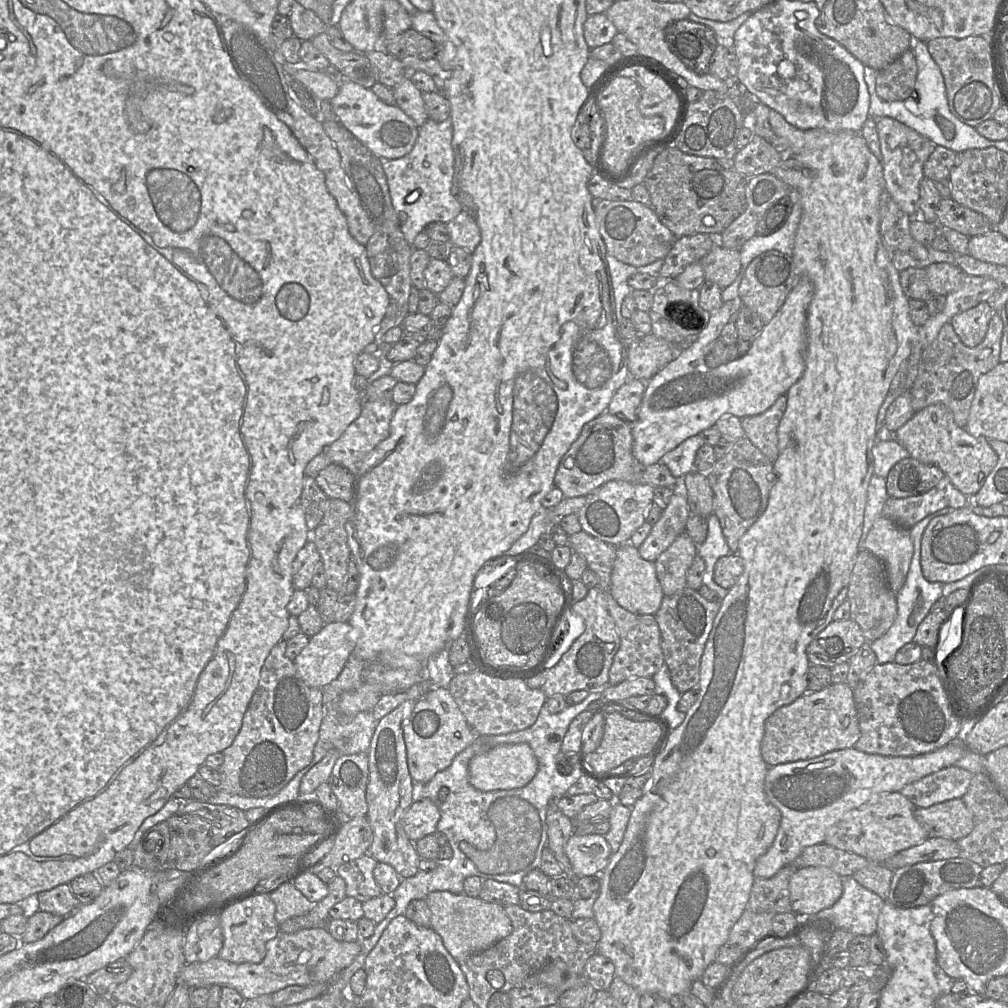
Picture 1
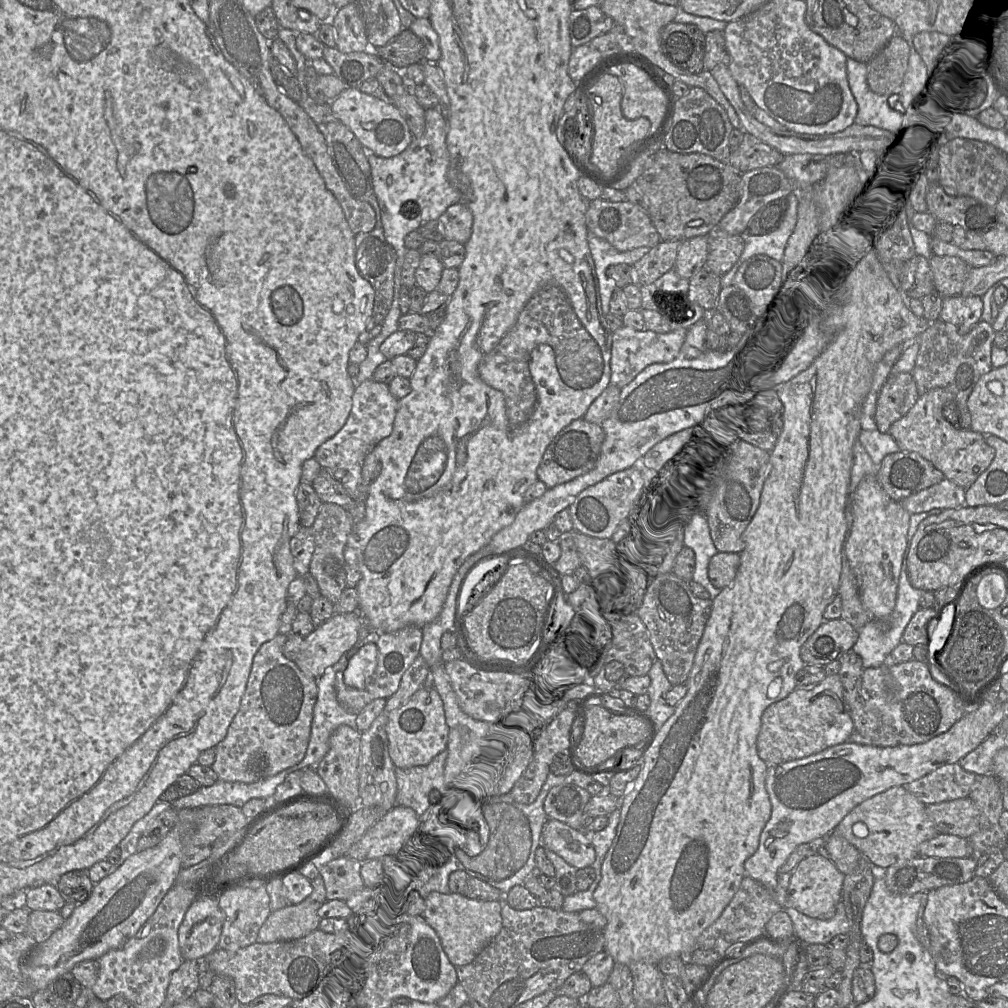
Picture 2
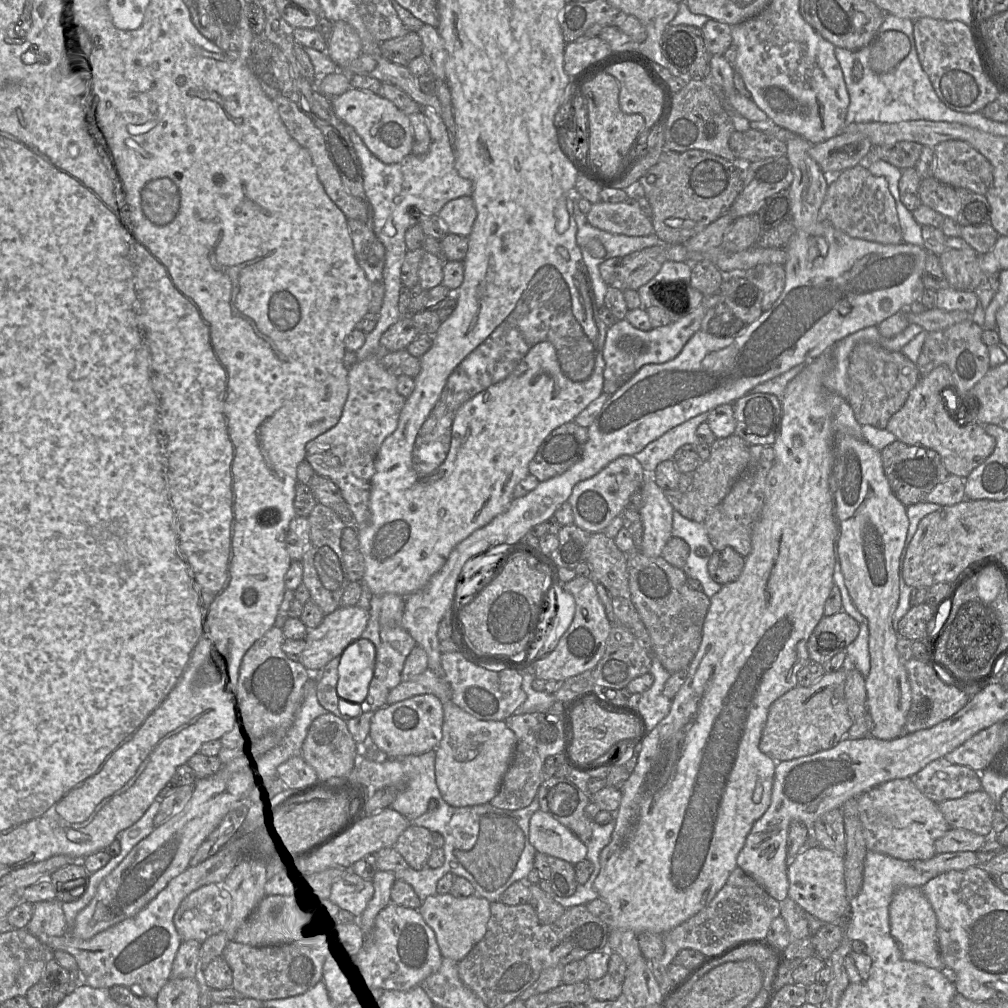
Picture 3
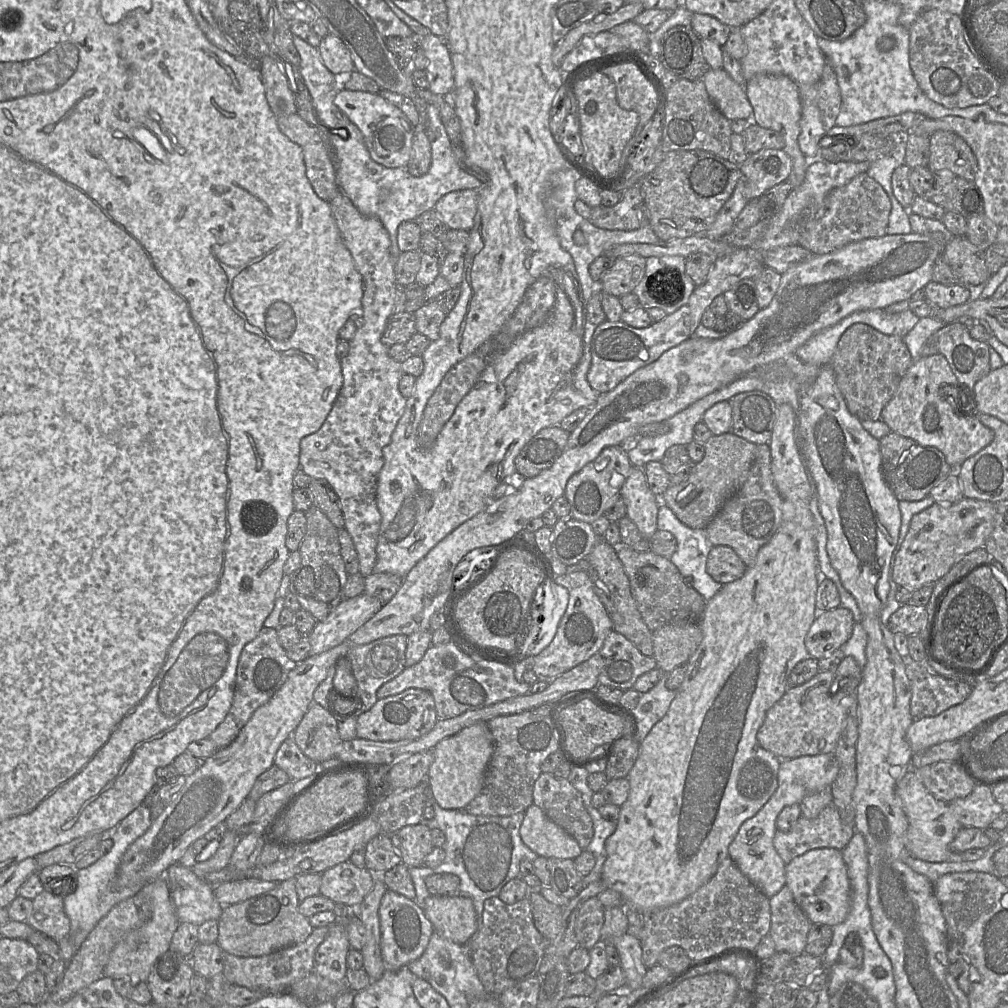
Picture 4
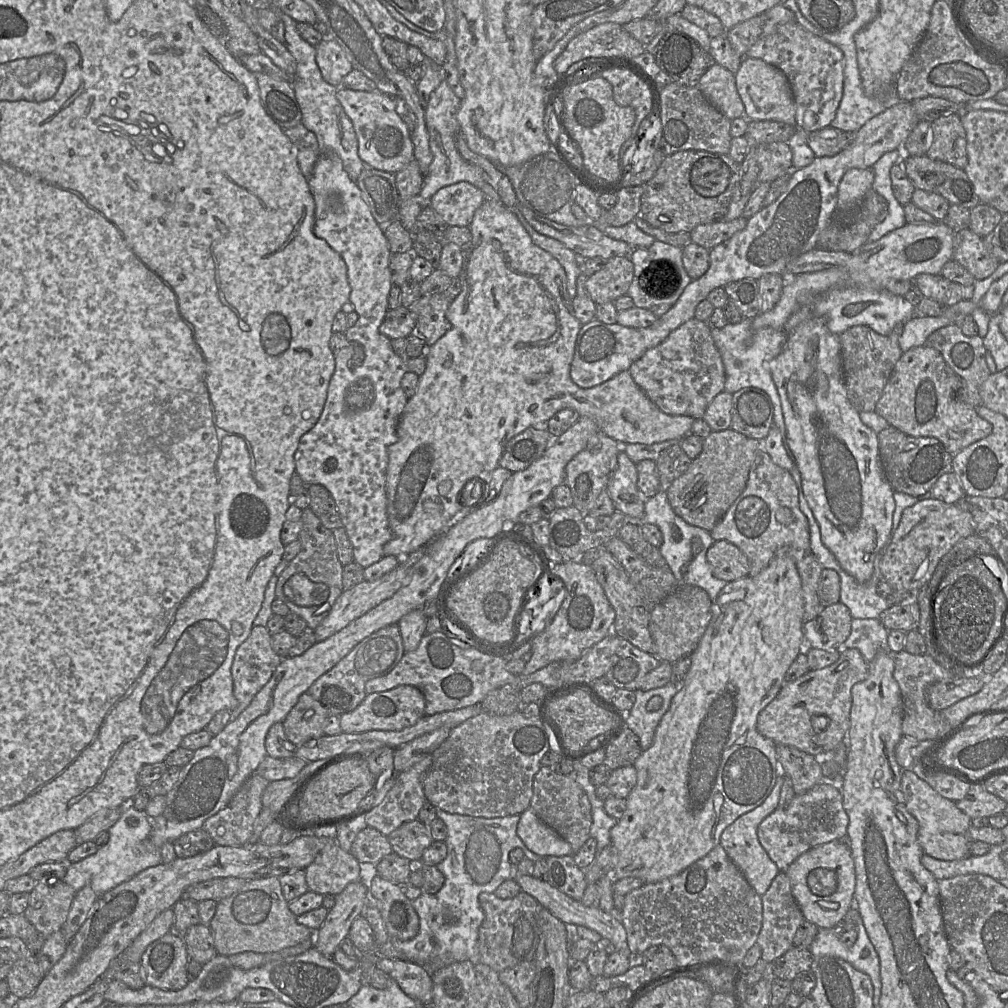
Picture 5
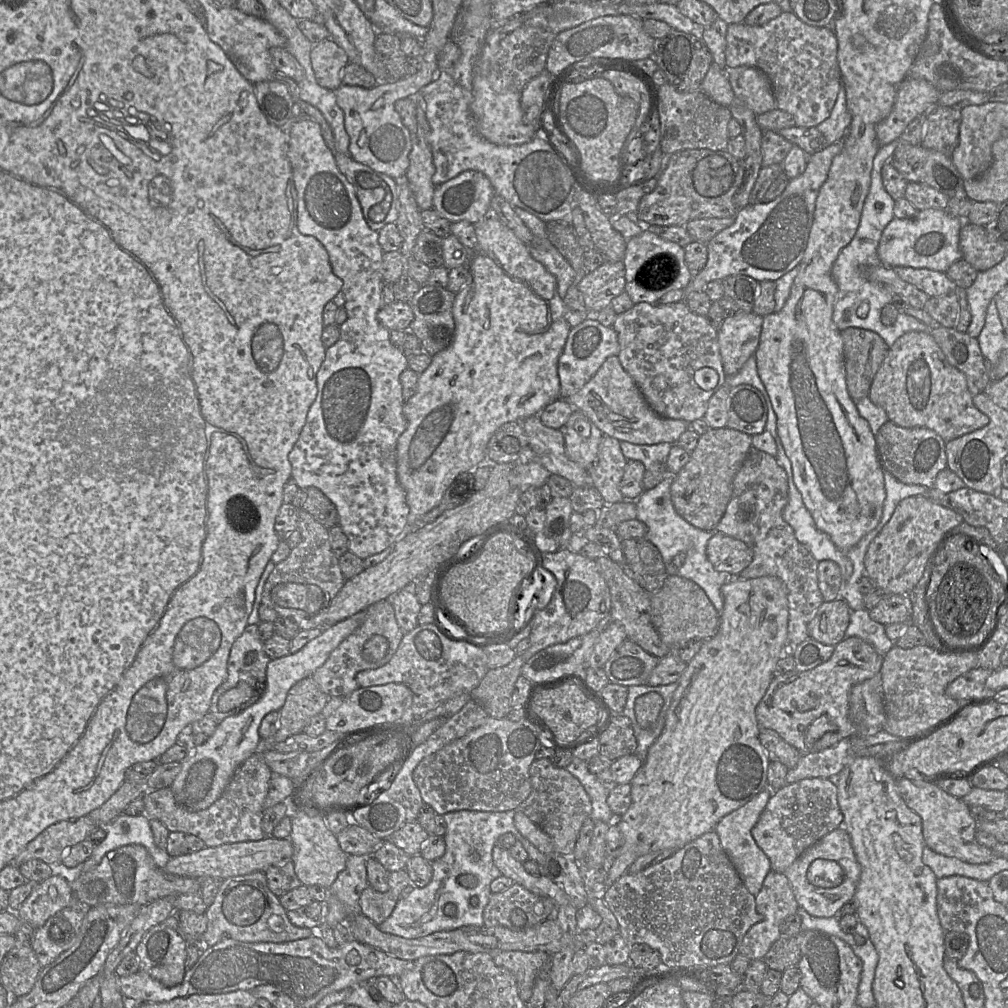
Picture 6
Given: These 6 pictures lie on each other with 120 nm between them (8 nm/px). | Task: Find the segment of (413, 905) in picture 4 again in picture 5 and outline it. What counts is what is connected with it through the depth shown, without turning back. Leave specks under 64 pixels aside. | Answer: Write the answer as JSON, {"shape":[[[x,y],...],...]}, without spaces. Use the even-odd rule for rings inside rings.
{"shape":[[[375,874],[370,885],[370,902],[381,912],[392,938],[409,940],[419,931],[419,916],[403,887]]]}

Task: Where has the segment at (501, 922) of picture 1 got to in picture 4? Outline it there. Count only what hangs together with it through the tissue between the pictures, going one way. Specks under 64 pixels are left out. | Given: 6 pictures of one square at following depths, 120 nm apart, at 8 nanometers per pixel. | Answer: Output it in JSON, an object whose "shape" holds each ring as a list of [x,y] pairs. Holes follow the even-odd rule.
{"shape":[[[432,895],[422,908],[434,930],[454,943],[466,944],[478,931],[473,901],[468,897]]]}

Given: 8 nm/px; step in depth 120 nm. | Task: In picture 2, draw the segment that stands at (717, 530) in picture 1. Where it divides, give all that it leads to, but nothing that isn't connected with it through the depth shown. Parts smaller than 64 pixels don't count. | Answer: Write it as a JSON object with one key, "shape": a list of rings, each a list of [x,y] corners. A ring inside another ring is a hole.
{"shape":[[[693,512],[681,523],[681,545],[688,547],[695,554],[695,569],[693,580],[701,584],[714,600],[722,589],[716,588],[708,578],[708,565],[710,559],[717,554],[709,534],[703,512]]]}

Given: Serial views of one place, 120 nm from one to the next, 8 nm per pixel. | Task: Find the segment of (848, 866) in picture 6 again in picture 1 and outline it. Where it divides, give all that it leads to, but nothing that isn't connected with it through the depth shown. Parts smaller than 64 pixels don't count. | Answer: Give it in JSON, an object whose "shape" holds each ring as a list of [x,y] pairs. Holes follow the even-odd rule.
{"shape":[[[823,866],[799,868],[789,881],[792,912],[799,917],[809,917],[833,906],[842,893],[841,876]]]}

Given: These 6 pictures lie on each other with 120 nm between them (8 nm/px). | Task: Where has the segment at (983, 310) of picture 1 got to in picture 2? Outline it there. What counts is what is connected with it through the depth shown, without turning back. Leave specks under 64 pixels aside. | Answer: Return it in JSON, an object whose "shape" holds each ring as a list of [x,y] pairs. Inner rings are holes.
{"shape":[[[979,296],[944,297],[939,318],[954,325],[960,334],[968,333],[979,321],[983,311]]]}

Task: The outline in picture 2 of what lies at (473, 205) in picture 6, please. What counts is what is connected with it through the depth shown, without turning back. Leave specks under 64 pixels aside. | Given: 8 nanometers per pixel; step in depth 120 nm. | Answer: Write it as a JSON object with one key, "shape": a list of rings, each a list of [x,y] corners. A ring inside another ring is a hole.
{"shape":[[[463,202],[449,206],[438,220],[442,225],[444,239],[466,244],[471,237],[473,215]]]}

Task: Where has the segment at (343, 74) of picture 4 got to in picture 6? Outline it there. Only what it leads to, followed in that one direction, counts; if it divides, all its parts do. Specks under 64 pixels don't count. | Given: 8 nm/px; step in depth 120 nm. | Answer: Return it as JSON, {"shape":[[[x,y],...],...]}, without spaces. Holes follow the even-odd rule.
{"shape":[[[331,38],[312,48],[312,67],[317,83],[323,88],[336,91],[342,85],[342,73],[349,62],[345,50]]]}

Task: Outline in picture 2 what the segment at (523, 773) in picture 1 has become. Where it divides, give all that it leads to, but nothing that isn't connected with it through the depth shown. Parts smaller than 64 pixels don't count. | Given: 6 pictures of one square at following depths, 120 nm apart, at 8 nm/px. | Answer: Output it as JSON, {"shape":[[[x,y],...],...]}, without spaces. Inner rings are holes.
{"shape":[[[444,664],[431,667],[431,679],[432,688],[437,690],[443,701],[446,723],[449,728],[446,748],[448,756],[445,761],[444,774],[453,793],[465,801],[507,797],[529,763],[527,735],[509,725],[479,721],[465,714],[460,707]]]}

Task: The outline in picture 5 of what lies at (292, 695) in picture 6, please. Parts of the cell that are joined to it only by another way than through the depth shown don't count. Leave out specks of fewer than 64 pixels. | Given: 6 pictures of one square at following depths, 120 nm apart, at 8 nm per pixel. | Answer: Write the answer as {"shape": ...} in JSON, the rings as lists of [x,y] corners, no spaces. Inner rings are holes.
{"shape":[[[309,692],[303,693],[282,724],[290,742],[300,747],[310,740],[324,736],[324,728],[330,713]]]}

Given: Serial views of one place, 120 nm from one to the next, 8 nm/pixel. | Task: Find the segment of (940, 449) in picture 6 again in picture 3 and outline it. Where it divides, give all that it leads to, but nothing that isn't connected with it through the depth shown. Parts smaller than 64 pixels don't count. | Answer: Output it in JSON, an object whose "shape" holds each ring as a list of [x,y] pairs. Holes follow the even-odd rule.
{"shape":[[[897,439],[882,449],[881,458],[891,490],[906,507],[923,501],[925,496],[949,475],[936,451],[908,445]]]}

